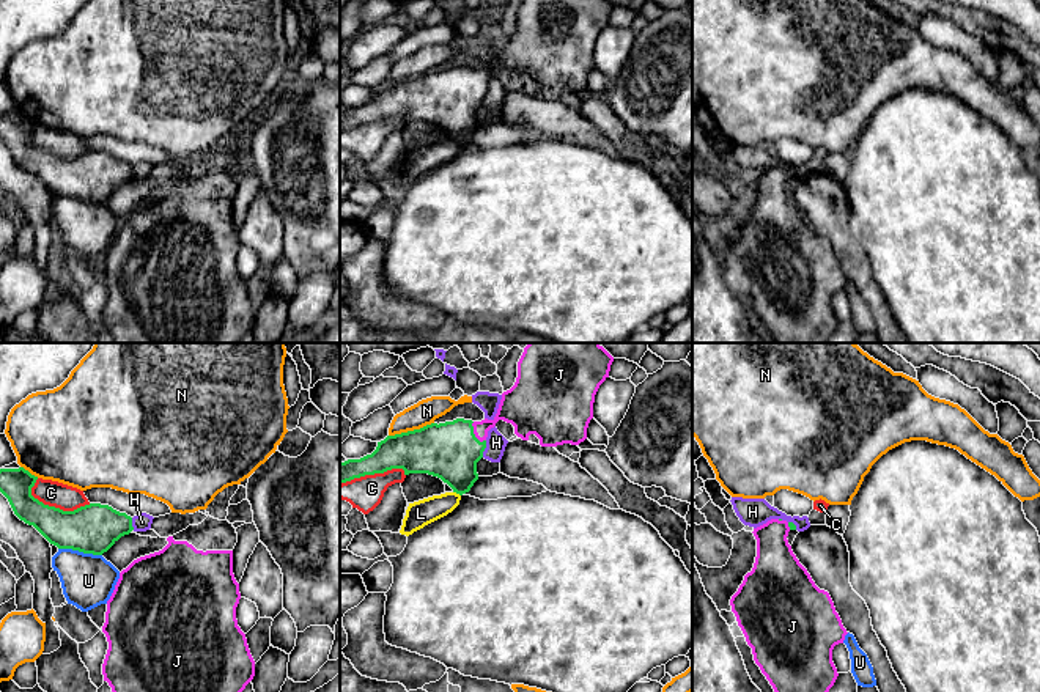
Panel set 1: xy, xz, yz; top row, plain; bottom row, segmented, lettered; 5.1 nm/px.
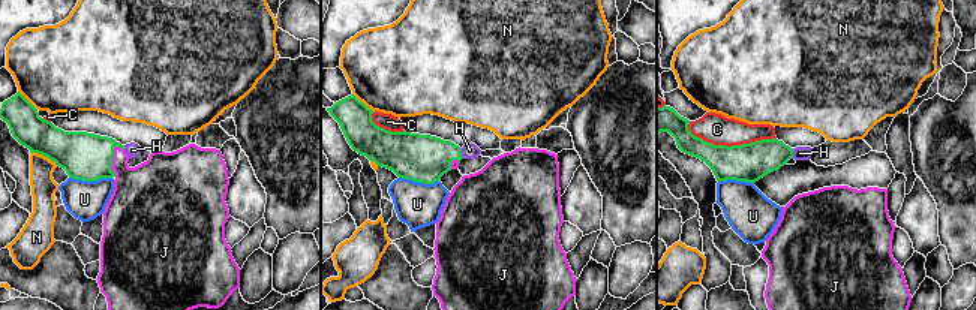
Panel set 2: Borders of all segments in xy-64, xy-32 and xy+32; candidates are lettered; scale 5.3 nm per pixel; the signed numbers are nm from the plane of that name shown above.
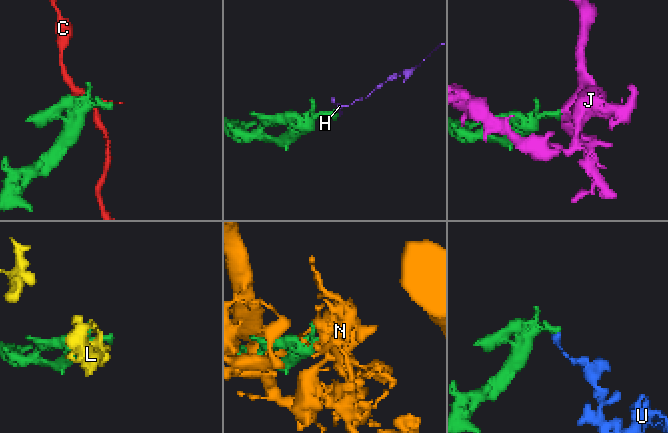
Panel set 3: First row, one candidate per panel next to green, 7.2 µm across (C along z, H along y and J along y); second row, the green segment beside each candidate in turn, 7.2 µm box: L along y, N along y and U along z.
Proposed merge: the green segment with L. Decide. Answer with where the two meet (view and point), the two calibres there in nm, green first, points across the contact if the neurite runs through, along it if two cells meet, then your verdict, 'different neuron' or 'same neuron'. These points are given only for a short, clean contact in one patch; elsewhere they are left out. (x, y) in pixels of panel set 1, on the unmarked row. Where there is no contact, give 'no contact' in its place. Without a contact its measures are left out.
meets green in xz at (457, 140); 300 nm thick on the green side, 130 nm on the other; border along xz (453, 139), (460, 143); different neuron

